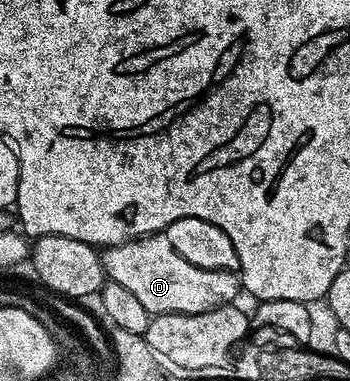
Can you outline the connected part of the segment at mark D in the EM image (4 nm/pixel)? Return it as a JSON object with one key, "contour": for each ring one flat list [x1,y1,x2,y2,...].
{"contour":[[165,234,140,236,123,244,111,244,101,249,100,257,103,273,120,282,124,290,140,301,144,310,155,316,169,312,207,312,220,304,237,301,240,296,240,280,233,271,202,269,193,265,172,248]]}

